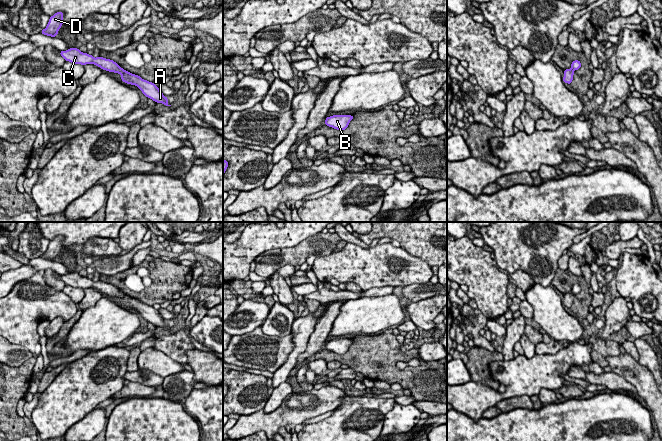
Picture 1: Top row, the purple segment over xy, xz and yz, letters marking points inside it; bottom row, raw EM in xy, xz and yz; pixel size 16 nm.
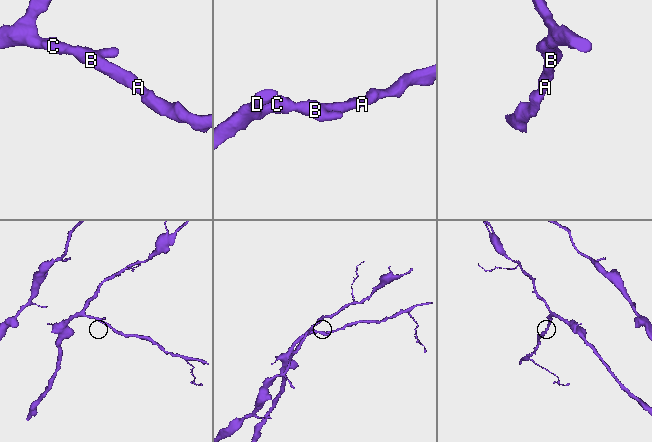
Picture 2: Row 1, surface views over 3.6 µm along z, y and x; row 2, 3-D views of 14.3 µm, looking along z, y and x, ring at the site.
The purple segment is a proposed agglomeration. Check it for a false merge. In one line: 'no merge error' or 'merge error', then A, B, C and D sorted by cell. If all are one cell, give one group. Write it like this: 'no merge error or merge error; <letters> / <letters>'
no merge error; A B C D

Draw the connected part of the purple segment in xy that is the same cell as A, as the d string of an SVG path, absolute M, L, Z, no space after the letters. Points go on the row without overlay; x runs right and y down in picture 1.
M70 272L66 275L60 275L60 279L66 284L74 288L94 288L99 290L102 294L121 298L121 304L127 308L137 310L142 317L155 325L156 327L168 328L168 322L163 319L158 310L153 306L142 303L140 300L132 298L121 292L116 286L103 281L94 282L92 279L80 276L78 272Z

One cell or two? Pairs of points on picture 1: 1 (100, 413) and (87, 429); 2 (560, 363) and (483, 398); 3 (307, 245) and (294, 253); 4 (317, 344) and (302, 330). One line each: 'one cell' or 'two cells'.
1: one cell
2: one cell
3: one cell
4: two cells

